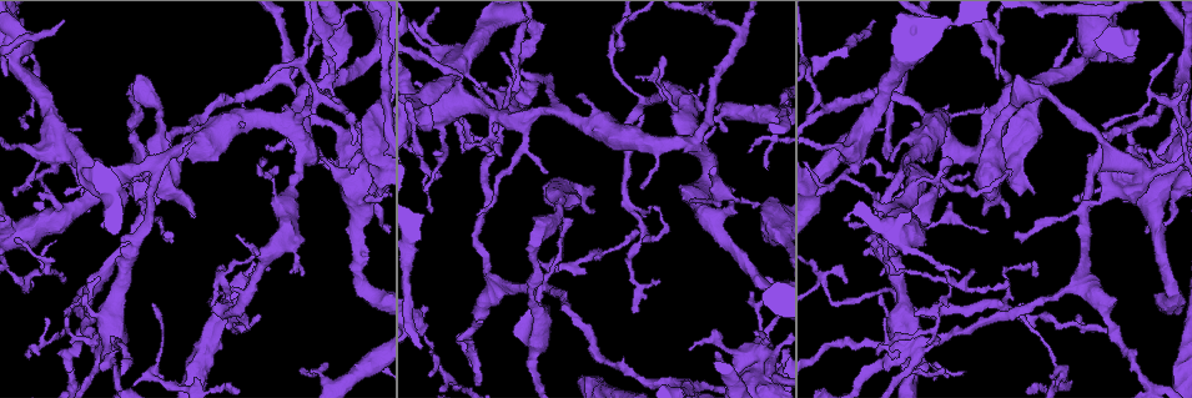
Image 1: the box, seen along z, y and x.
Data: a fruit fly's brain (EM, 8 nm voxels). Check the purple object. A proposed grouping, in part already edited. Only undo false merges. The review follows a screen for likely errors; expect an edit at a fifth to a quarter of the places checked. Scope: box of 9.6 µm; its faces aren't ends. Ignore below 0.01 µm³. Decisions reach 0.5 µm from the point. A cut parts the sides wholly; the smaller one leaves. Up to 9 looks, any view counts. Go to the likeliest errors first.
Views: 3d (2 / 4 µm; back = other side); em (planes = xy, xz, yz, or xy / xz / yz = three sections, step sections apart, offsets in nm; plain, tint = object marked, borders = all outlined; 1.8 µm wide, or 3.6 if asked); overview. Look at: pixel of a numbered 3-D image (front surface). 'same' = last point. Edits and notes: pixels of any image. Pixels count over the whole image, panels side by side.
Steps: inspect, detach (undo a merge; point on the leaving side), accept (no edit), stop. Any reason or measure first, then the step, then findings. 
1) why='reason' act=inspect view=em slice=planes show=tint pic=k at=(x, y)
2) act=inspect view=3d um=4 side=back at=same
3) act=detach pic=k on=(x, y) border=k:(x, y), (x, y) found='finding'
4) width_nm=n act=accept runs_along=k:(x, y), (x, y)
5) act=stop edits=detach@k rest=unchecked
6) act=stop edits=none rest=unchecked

why='thin neck' act=inspect view=em slice=planes show=tint pic=1 at=(1086, 207)

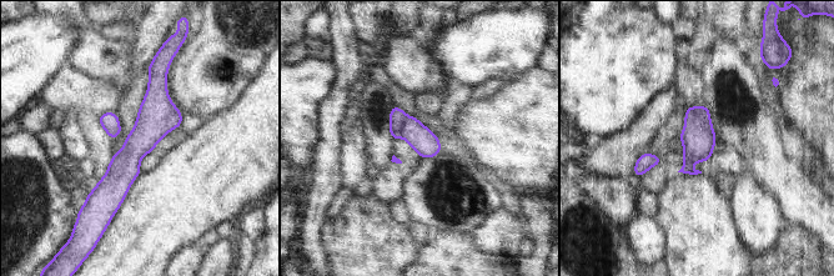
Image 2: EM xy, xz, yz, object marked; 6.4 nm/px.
act=detach pic=2 on=(397, 116) border=2:(407, 116), (398, 136) found='two cells meet here'

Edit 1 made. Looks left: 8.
why='redraw' act=inspect view=overview

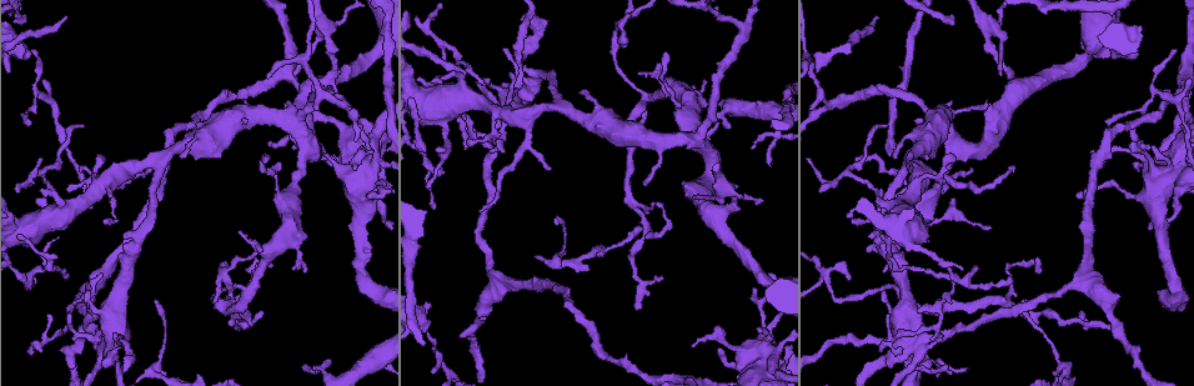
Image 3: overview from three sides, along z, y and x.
act=inspect view=3d um=2 pic=3 at=(162, 357)

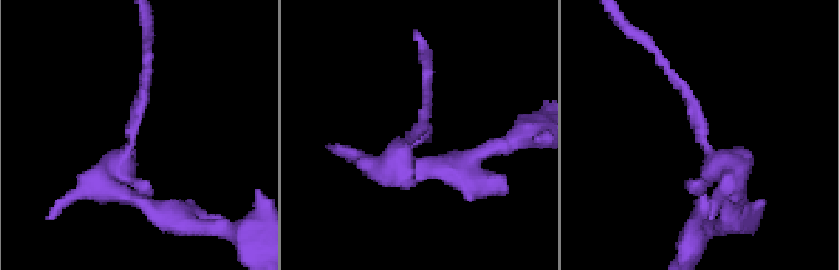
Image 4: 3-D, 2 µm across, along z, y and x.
act=inspect view=em slice=yz step=16 show=plain pic=4 at=(696, 124)

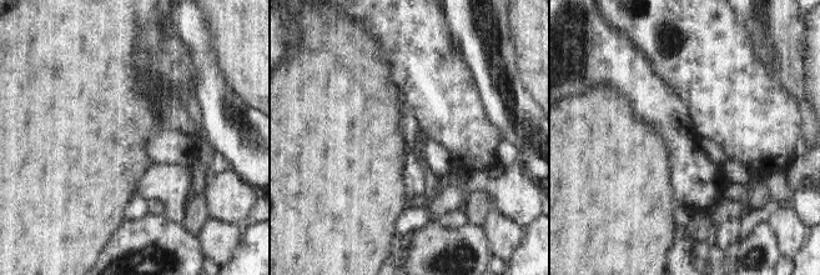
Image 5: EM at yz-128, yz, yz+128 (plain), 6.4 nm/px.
why='with the object marked' act=inspect view=em slice=yz step=16 show=tint at=same

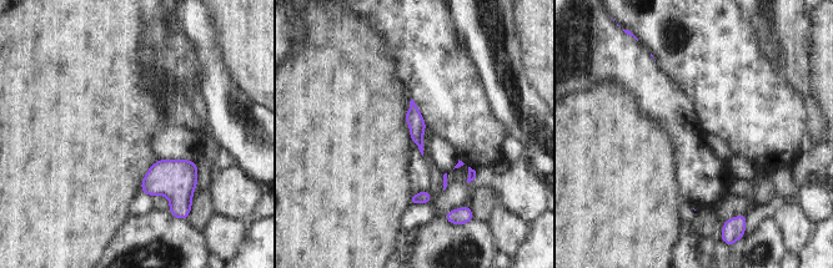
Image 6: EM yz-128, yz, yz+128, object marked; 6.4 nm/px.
act=accept found='continuous, no second cell'

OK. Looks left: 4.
why='calibre changes' act=inspect view=3d um=2 side=back pic=3 at=(667, 229)

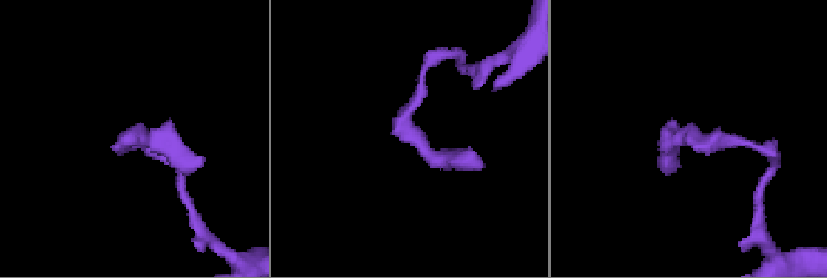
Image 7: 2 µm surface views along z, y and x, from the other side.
why='shape alone is not enough' act=inspect view=em um=3.6 slice=planes show=borders pic=7 at=(135, 139)

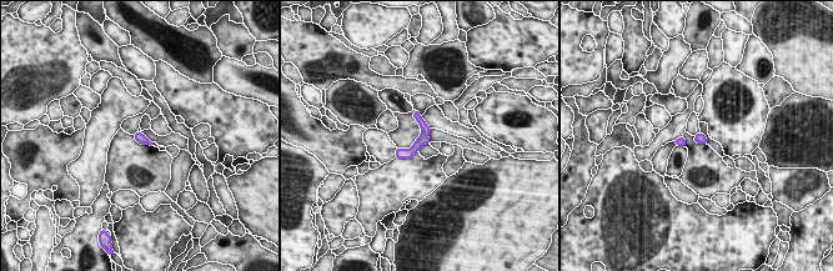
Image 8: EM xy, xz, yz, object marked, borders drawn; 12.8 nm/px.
act=accept runs_along=8:(416, 114), (423, 137), (399, 155) found='all the same cell'

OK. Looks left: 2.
act=stop edits=detach@2 rest=unchecked

